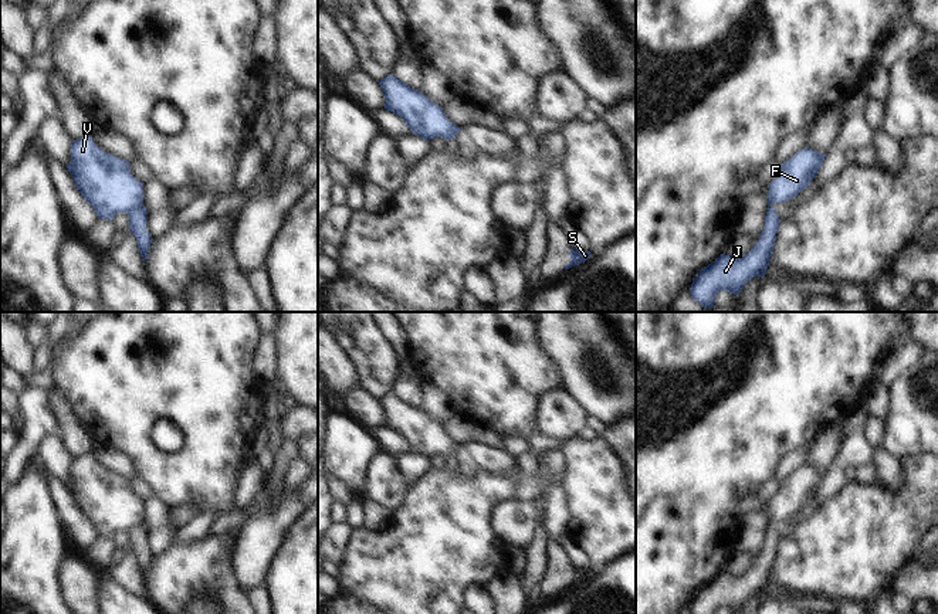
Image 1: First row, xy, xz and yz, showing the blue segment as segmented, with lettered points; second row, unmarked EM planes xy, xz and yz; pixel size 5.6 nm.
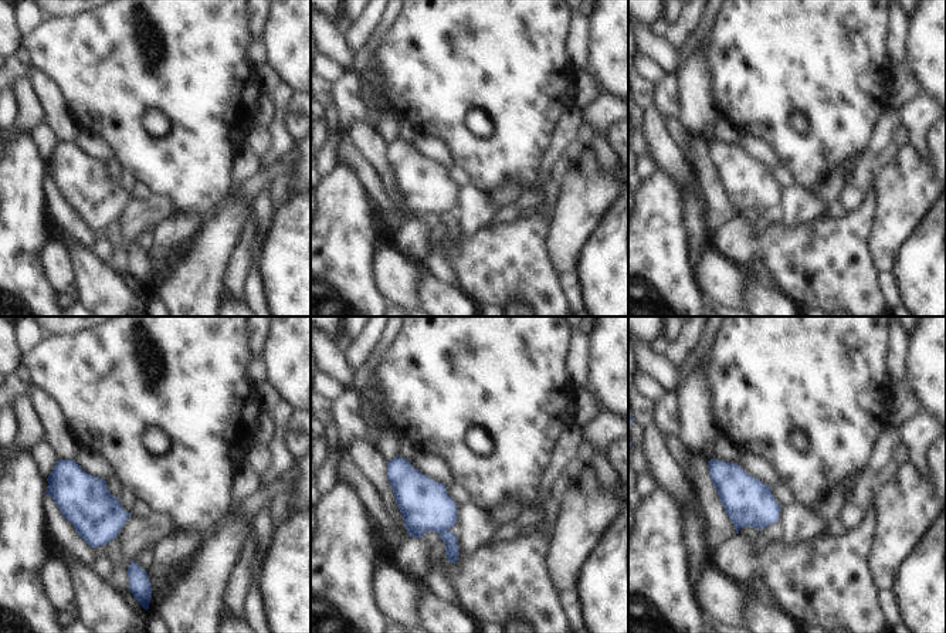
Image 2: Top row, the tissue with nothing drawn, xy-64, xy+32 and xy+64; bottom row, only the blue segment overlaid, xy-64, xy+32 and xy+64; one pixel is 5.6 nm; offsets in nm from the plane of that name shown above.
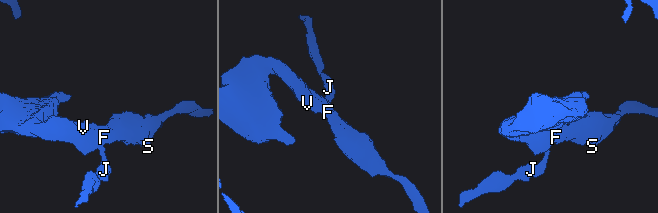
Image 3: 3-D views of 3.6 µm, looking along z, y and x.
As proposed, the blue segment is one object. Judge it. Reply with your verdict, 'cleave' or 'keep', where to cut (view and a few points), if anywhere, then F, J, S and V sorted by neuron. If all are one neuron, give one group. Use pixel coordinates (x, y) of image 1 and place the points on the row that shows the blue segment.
cleave | xy (142, 204), (127, 213) | F S V / J

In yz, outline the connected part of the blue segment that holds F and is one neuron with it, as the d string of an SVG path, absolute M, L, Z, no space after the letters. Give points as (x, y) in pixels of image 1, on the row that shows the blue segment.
M805 147L780 164L780 173L769 183L768 204L788 201L803 191L819 173L824 157L826 155Z

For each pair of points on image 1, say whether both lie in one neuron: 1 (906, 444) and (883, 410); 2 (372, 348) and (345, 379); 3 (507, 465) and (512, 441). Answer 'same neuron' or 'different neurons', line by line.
1: different neurons
2: different neurons
3: different neurons

